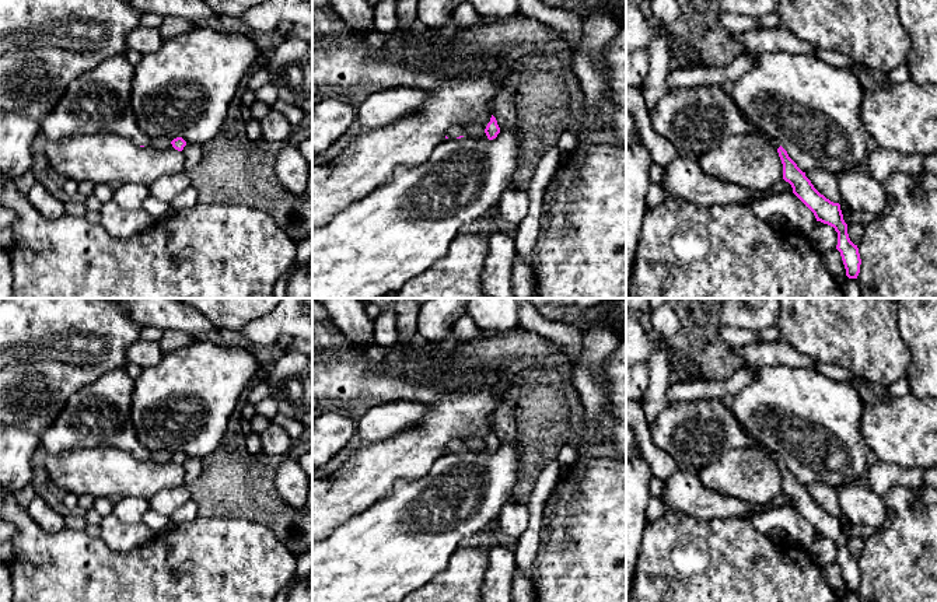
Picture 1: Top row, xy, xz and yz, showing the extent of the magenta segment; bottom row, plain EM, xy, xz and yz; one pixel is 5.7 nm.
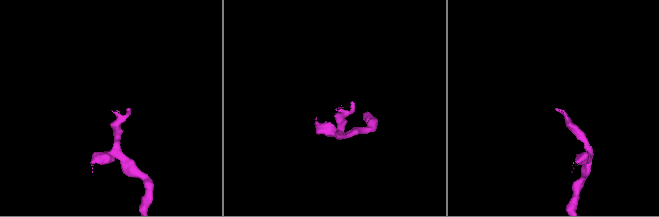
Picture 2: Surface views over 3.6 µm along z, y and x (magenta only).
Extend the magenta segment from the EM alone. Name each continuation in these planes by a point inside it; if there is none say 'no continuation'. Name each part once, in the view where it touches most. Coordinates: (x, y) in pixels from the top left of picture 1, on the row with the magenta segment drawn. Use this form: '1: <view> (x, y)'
1: xz (454, 132)

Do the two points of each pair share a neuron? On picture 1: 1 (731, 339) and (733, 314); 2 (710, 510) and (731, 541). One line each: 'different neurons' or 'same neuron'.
1: different neurons
2: different neurons

